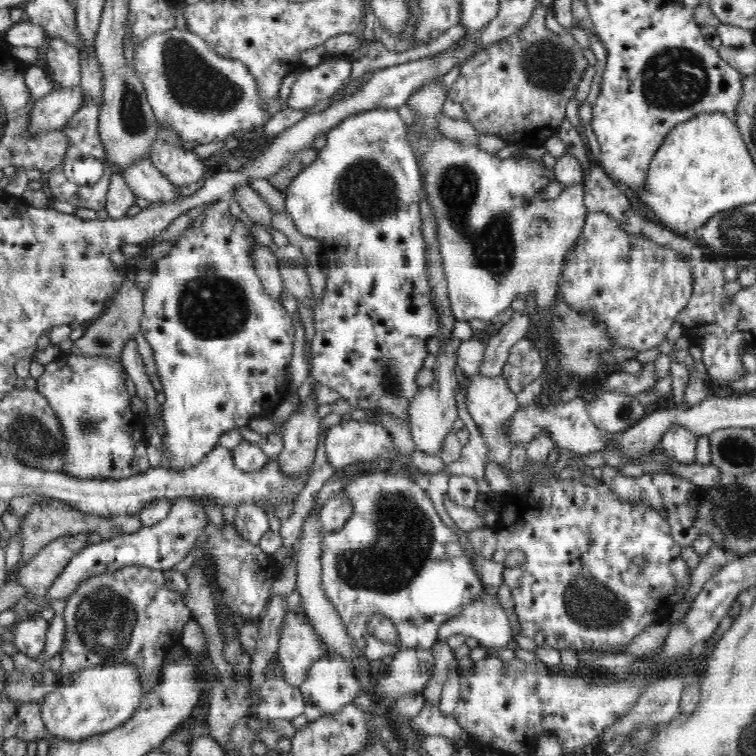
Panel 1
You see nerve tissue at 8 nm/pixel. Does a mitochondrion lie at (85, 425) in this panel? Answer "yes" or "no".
yes

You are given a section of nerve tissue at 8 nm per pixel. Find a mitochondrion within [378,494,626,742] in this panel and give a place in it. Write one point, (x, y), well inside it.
(590, 544)

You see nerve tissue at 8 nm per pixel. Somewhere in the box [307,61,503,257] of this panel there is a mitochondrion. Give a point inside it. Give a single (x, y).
(368, 191)

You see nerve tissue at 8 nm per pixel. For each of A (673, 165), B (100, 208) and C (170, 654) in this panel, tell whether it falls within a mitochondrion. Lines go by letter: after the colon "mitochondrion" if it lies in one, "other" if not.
A: other
B: other
C: other

